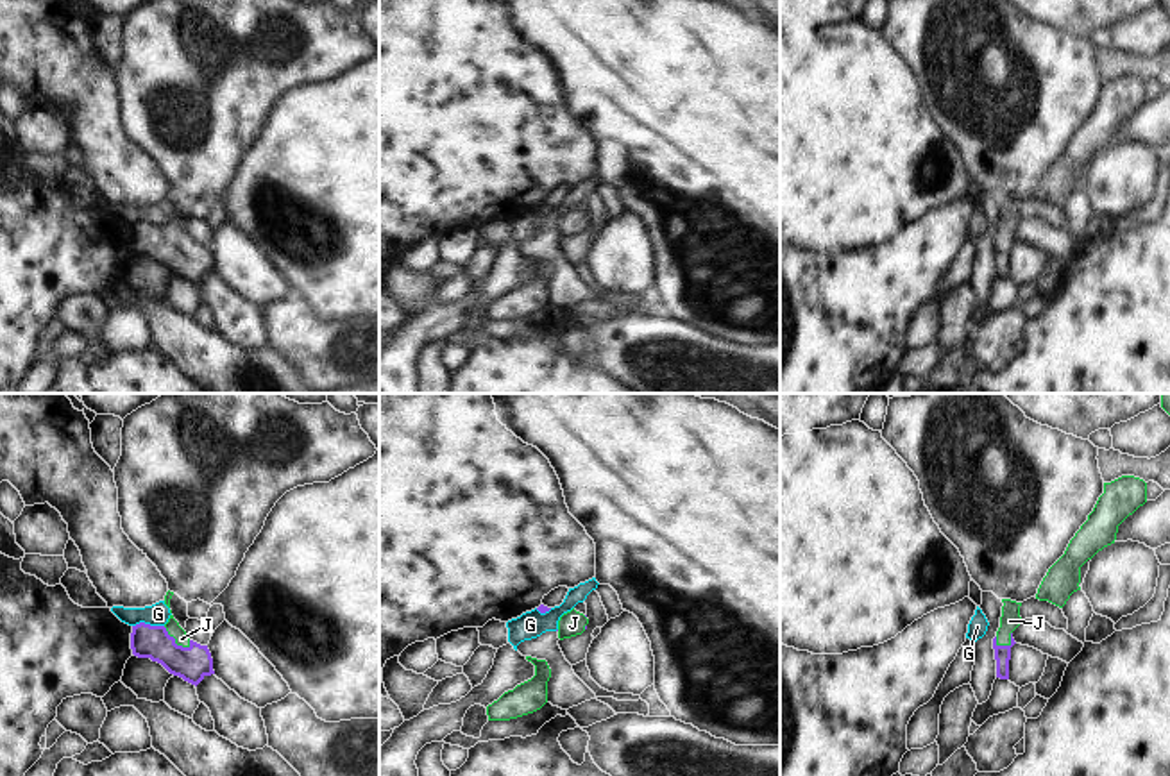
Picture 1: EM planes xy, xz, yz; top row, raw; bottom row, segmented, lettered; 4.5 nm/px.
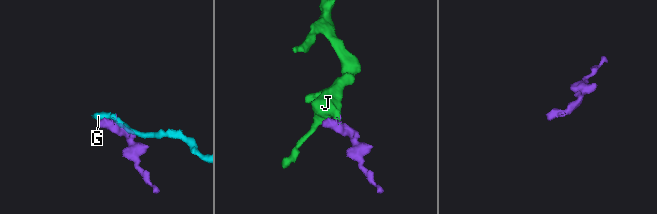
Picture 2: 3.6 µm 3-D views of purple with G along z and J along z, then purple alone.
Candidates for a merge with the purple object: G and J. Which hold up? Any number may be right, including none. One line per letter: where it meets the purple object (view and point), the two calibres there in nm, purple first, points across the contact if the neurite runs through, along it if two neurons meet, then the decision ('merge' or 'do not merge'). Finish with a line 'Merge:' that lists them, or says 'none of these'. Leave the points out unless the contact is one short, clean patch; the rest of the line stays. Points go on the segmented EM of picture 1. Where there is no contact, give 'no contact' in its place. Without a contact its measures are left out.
G: meets purple in xy at (147, 624); 150 nm thick on the purple side, 100 nm on the other; do not merge
J: meets purple in xy at (174, 642); 160 nm thick on the purple side, 70 nm on the other; runs through xy (192, 664), (174, 642), (172, 626); merge
Merge: J

